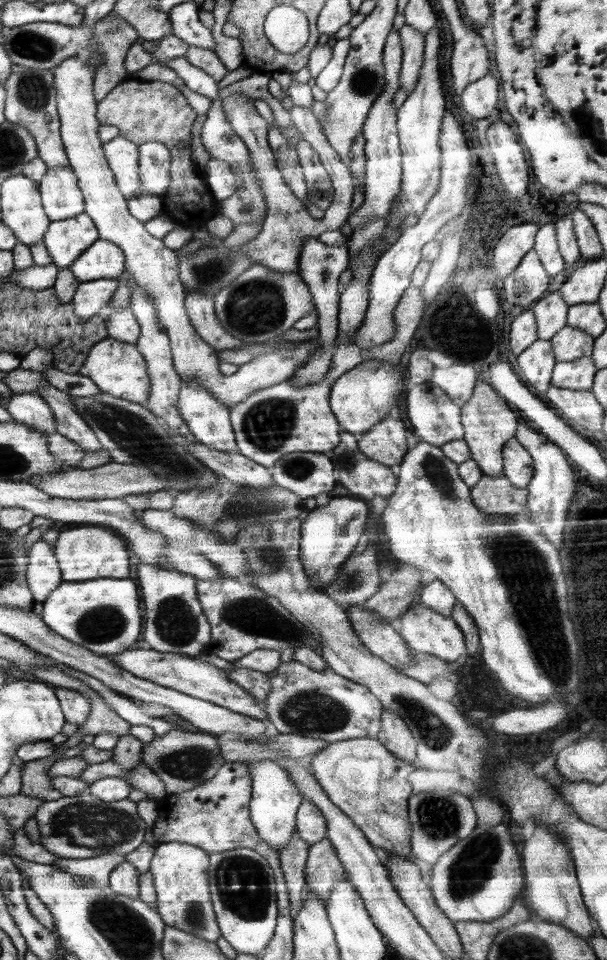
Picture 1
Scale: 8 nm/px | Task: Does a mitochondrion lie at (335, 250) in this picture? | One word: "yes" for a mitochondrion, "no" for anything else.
no

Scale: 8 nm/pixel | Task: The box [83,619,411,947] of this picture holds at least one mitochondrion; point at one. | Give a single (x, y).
(244, 882)

